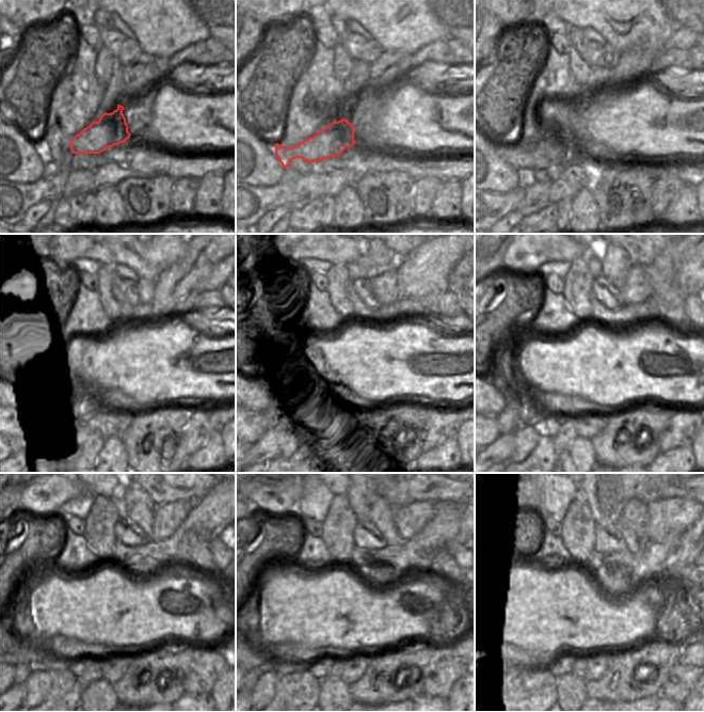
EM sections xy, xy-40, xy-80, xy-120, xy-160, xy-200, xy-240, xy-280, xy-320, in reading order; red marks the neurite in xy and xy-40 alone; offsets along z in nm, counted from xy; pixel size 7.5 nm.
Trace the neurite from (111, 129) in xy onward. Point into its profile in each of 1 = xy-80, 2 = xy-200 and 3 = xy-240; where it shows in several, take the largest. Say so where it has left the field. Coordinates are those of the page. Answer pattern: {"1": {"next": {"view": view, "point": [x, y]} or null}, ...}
{"1": {"next": {"view": "xy-80", "point": [553, 153]}}, "2": {"next": {"view": "xy-200", "point": [530, 408]}}, "3": {"next": {"view": "xy-240", "point": [18, 642]}}}

